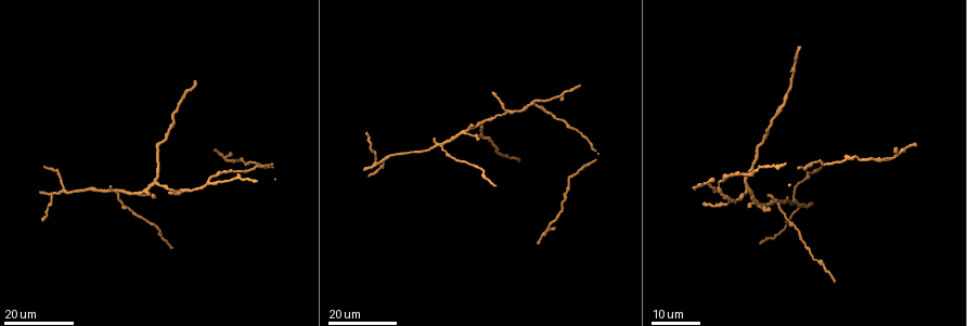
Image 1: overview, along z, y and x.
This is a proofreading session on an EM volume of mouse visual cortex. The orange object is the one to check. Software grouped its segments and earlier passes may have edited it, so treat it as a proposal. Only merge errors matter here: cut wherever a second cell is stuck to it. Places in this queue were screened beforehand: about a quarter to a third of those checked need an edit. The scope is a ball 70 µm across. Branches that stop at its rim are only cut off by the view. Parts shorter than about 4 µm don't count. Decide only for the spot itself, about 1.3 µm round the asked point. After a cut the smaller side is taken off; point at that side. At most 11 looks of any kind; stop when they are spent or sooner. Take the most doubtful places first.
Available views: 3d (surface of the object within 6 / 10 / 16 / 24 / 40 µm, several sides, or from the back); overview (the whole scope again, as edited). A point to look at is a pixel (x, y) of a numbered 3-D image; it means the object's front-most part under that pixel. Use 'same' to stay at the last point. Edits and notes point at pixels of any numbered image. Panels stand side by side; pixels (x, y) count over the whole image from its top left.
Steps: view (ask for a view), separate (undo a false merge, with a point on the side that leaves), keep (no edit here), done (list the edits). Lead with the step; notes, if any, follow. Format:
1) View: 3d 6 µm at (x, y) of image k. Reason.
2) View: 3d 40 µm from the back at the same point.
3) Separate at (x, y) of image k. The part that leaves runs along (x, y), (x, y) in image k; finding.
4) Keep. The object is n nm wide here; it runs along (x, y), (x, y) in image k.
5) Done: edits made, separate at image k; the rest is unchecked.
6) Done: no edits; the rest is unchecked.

View: 3d 16 µm at (439, 143) of image 1. Four arms meet.

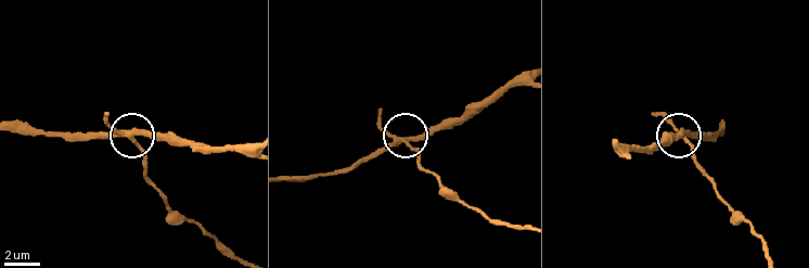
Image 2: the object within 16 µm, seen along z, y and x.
View: 3d 10 µm at (406, 143) of image 2.

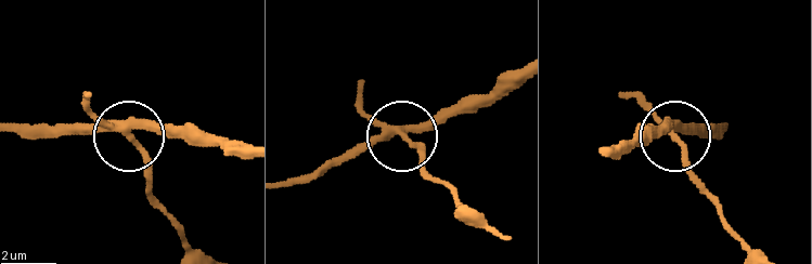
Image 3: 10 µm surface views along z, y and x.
Separate at (143, 162) of image 3. The part that leaves runs along (124, 134), (144, 160), (151, 195), (170, 223), (205, 253) in image 3; a second cell is stuck on.

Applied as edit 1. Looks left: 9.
View: 3d 24 µm at (750, 188) of image 1. Three arms meet.

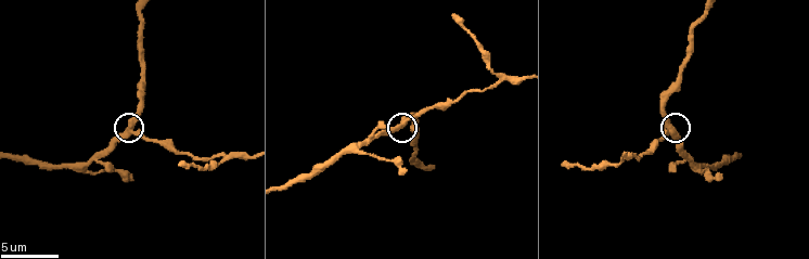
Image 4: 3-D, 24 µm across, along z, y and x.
View: 3d 10 µm at (403, 124) of image 4. Closer look.

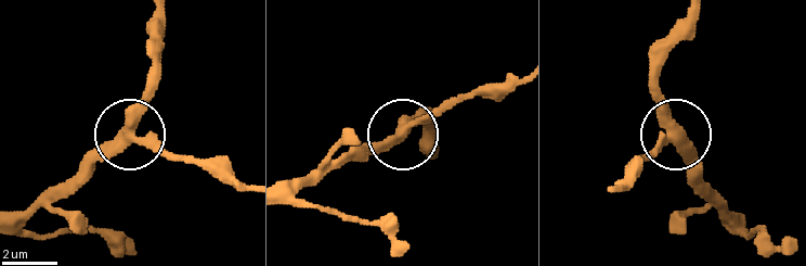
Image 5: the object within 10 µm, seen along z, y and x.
Keep. The object is 360 nm wide here; it runs along (243, 188), (138, 139), (131, 118), (156, 78) in image 5; one cell here.

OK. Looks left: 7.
View: 3d 24 µm at (793, 198) of image 1.

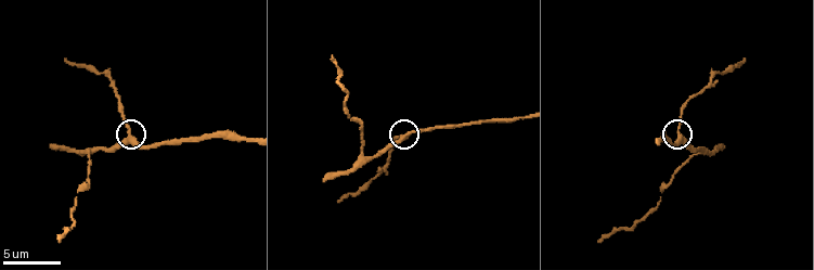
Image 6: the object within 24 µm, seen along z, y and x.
View: 3d 6 µm at (681, 137) of image 6.

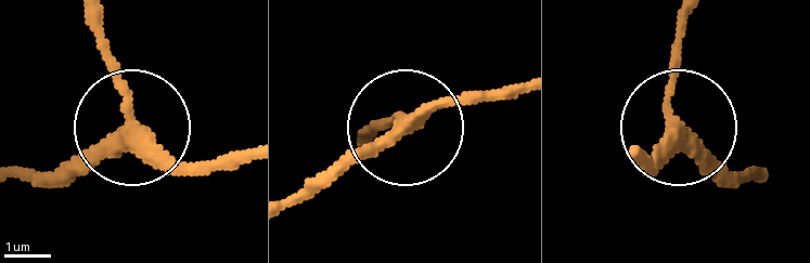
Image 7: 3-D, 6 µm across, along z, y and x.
View: 3d 6 µm from the back at (396, 127) of image 7.

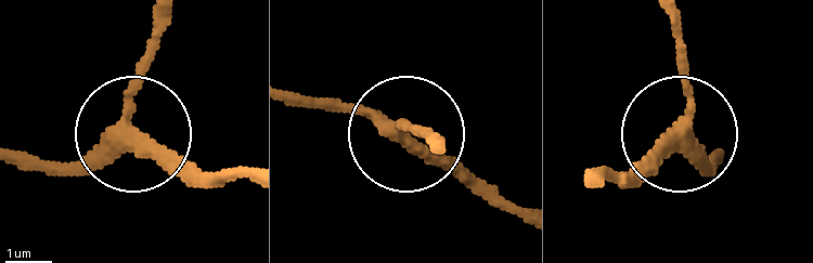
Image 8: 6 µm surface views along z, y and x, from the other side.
Keep. 3 arms meet here; it runs along (295, 94), (423, 136) in image 8; all the same cell.

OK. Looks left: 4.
View: 3d 10 µm at (501, 78) of image 4. Three arms meet.

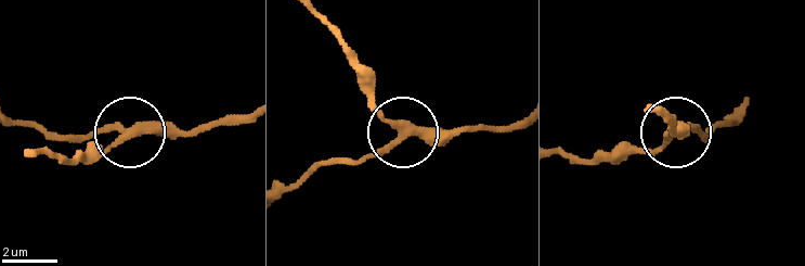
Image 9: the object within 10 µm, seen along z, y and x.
View: 3d 10 µm from the back at (401, 130) of image 9. Other side.

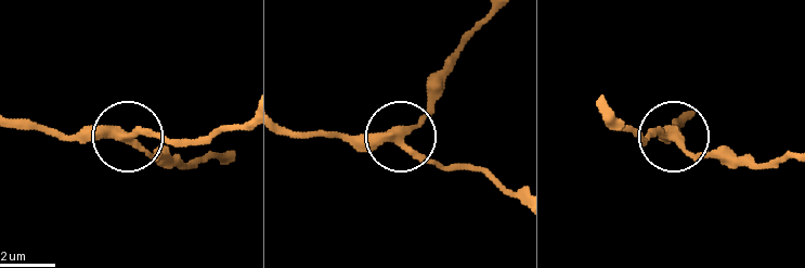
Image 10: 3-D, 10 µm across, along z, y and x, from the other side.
Keep. 3 arms meet here; it runs along (282, 127), (393, 139), (440, 92) in image 10; one cell here.

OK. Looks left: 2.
View: 3d 24 µm at (824, 164) of image 1. Calibre changes.

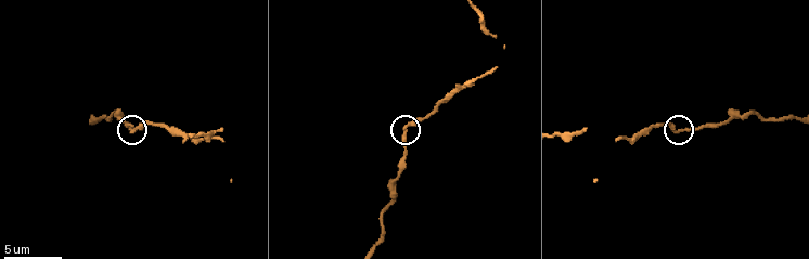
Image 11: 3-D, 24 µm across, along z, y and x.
View: 3d 10 µm at (137, 129) of image 11.

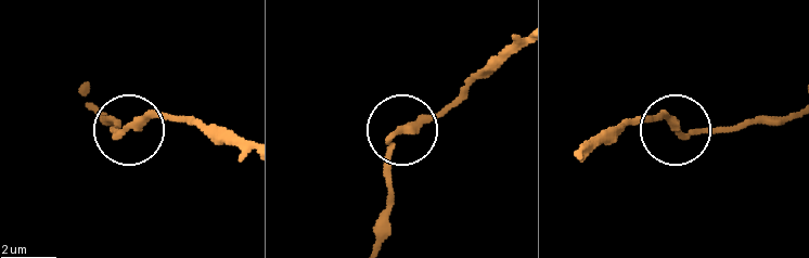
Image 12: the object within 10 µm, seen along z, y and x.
Keep. The object is 260 nm wide here; continuous, no second cell.

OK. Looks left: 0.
Done: edits made, separate at image 3; the rest is unchecked.

